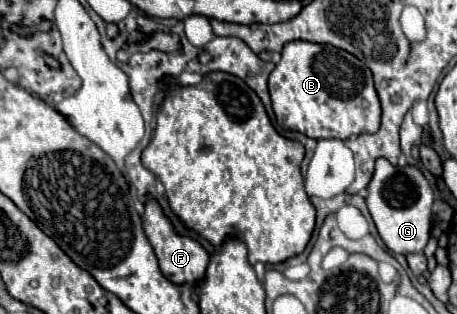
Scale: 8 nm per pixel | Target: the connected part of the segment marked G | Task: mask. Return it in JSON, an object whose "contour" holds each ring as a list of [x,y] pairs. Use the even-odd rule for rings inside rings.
{"contour":[[[384,158],[376,160],[376,172],[372,176],[372,182],[368,184],[366,206],[388,250],[404,256],[424,250],[424,246],[430,240],[432,202],[434,202],[434,192],[416,166],[398,168]]]}

